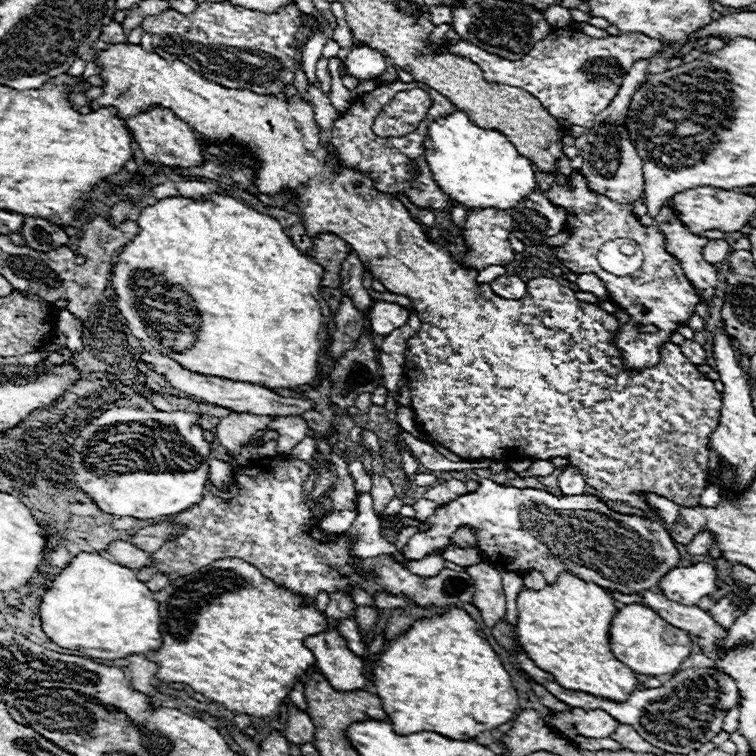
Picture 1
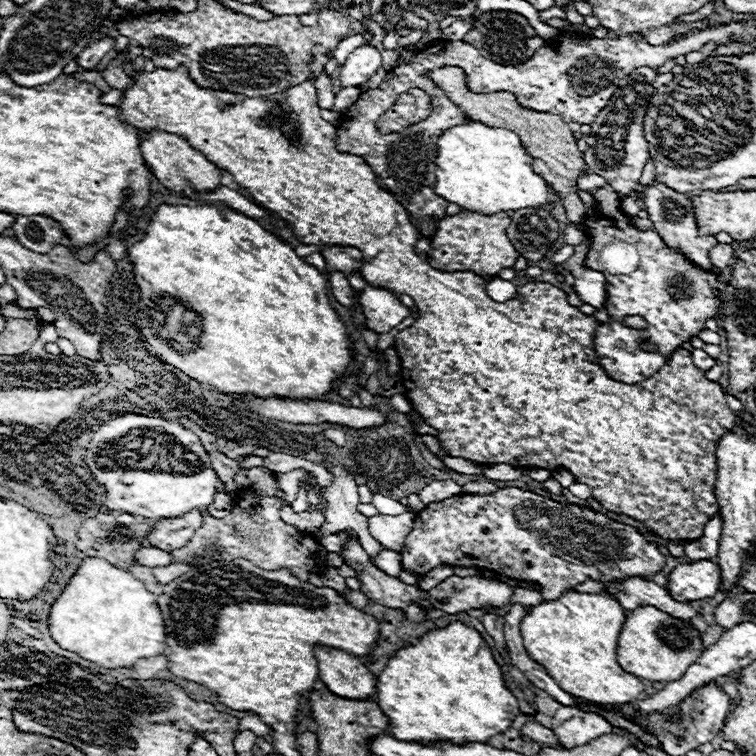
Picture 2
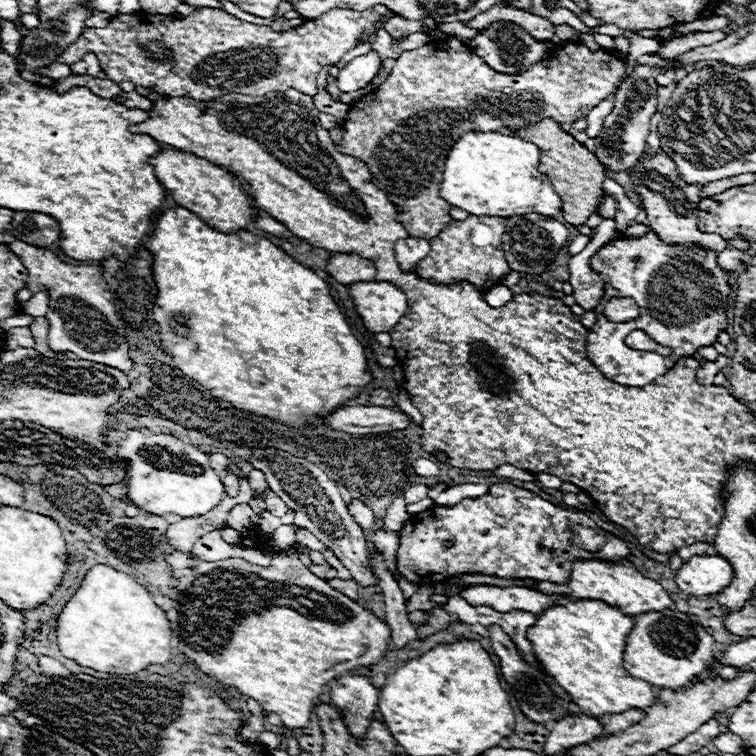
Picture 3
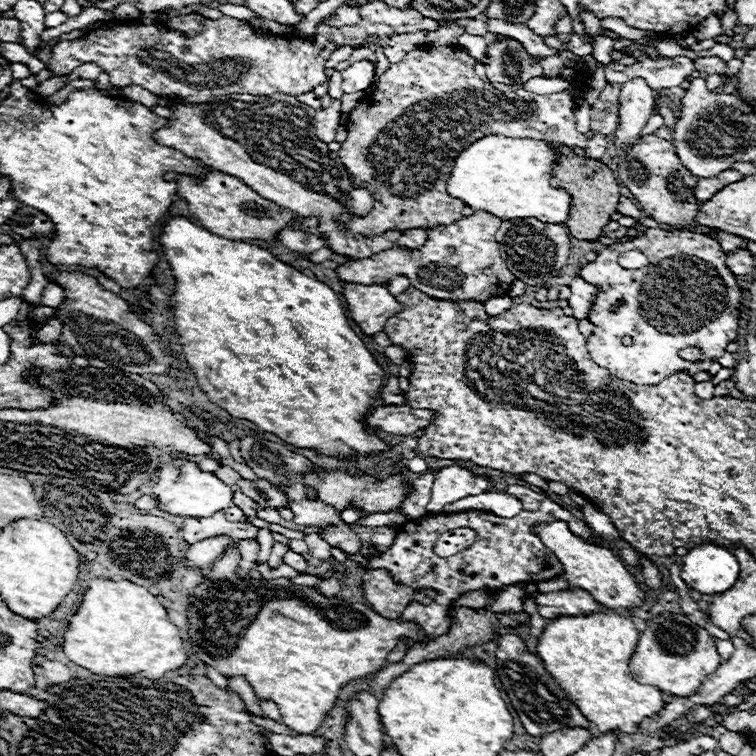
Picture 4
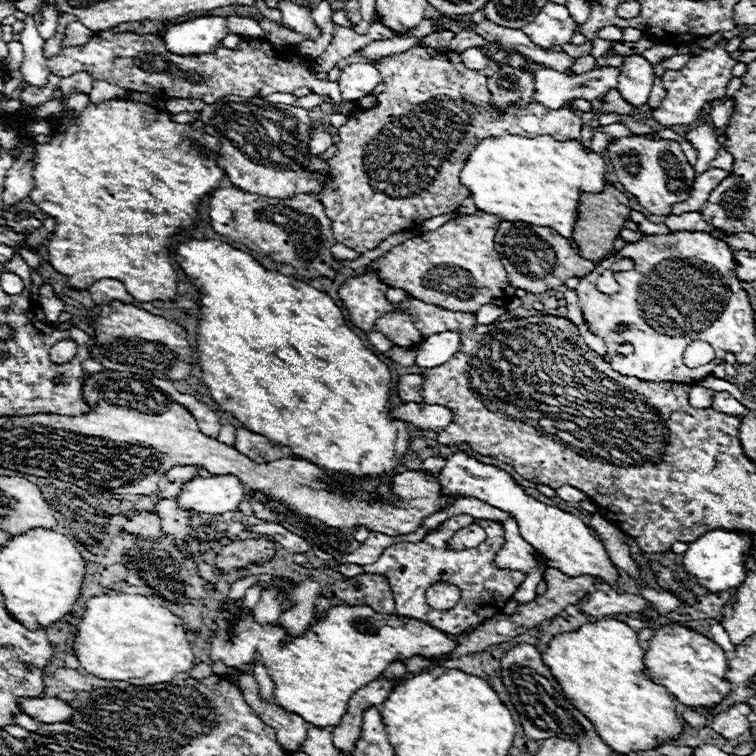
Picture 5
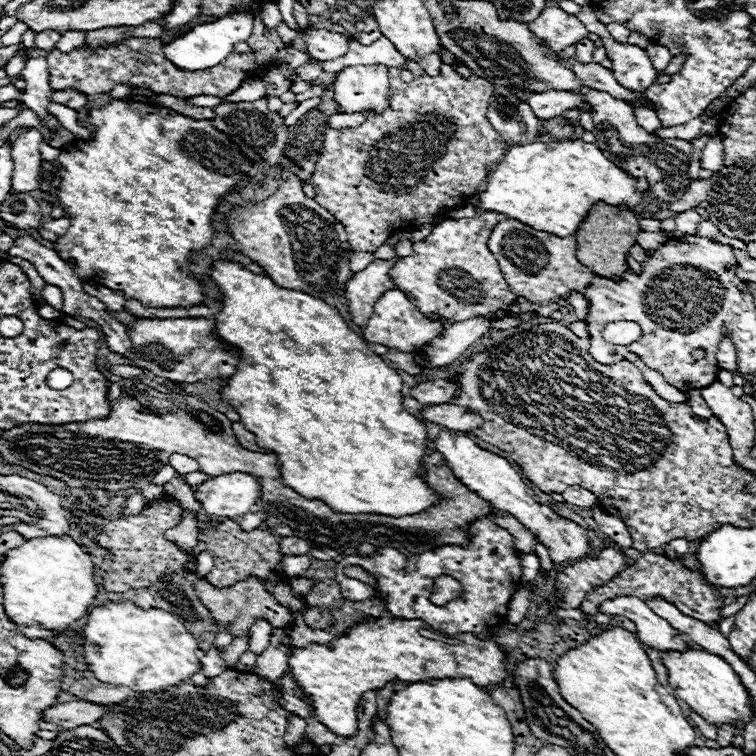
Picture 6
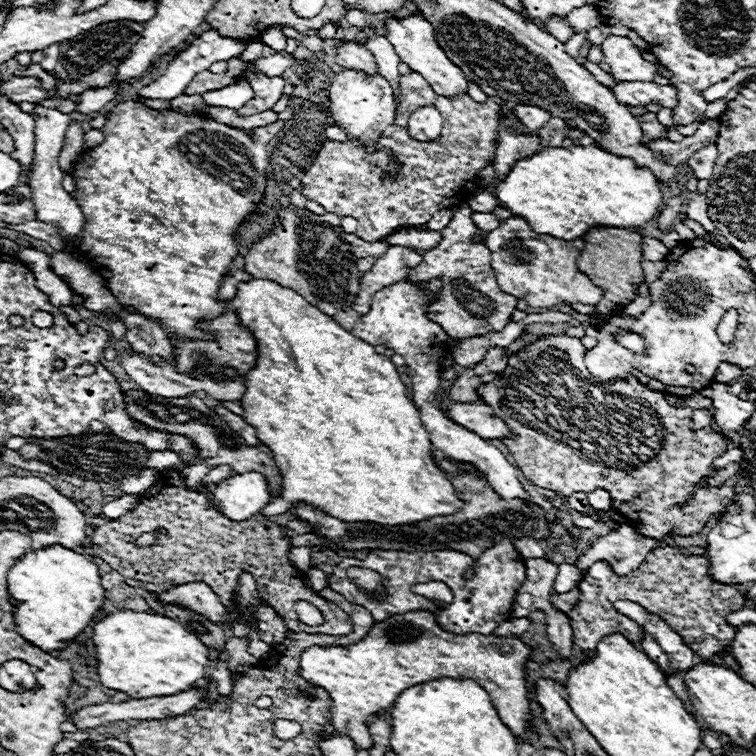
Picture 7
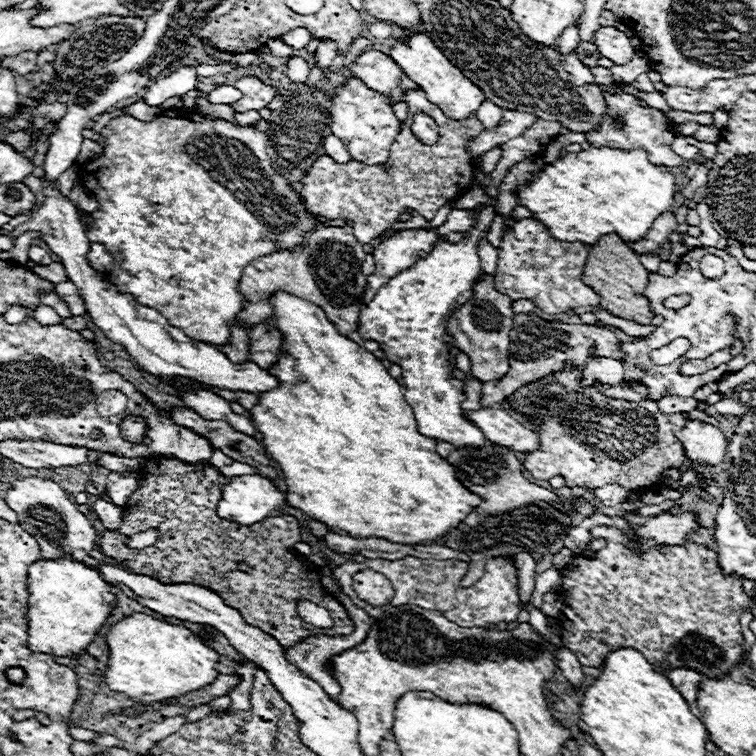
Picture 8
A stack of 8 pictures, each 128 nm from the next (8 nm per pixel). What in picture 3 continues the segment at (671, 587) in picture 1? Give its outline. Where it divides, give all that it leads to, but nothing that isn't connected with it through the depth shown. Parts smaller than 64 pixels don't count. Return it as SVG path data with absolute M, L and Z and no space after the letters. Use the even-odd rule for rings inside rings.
M694 556L676 572L674 580L684 596L712 596L730 584L732 566L722 556Z

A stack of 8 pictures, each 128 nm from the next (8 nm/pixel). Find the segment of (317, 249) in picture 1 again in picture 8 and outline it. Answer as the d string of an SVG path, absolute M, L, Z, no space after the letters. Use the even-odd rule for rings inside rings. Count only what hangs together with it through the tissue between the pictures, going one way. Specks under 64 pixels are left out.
M482 274L482 278L472 288L472 298L462 304L448 320L448 334L454 338L456 348L466 352L472 362L472 376L478 380L498 380L502 378L508 366L508 344L510 344L510 330L512 330L512 298L500 294L494 288L494 278Z

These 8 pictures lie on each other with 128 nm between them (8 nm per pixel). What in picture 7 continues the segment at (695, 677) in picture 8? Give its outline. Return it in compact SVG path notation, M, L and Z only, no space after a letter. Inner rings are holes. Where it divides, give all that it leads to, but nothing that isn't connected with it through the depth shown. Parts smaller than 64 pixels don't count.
M618 600L614 608L632 618L644 630L640 648L664 670L664 672L684 672L698 662L698 656L684 644L682 636L670 628L660 616L646 612L640 604L630 600Z

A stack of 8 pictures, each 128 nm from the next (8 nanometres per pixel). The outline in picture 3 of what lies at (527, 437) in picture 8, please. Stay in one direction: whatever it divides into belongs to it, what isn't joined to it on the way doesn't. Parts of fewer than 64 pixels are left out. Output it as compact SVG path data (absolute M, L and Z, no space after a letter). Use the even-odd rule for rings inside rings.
M340 406L322 420L324 426L348 434L382 434L404 430L410 422L410 416L404 412L384 406Z

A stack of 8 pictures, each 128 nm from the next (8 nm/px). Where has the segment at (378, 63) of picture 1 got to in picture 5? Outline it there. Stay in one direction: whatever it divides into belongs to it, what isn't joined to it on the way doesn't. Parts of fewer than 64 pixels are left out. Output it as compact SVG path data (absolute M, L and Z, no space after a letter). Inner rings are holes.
M356 62L356 64L342 68L338 86L340 86L344 100L358 100L358 98L368 96L378 82L382 82L382 78L374 64Z

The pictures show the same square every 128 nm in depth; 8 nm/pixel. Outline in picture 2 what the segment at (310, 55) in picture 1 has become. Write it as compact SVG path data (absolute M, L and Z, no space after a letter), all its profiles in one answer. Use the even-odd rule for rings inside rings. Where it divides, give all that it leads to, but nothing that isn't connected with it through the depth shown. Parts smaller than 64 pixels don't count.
M182 64L176 70L166 70L166 68L156 68L154 72L132 70L130 86L126 90L122 90L122 94L124 94L124 98L120 104L116 104L116 108L118 108L118 114L122 116L122 120L126 124L136 126L140 130L164 128L168 132L176 132L176 134L184 136L196 150L200 150L218 168L228 170L234 176L236 184L250 192L254 202L262 204L266 210L272 210L272 212L280 214L286 222L290 222L296 238L302 244L316 244L316 246L338 244L338 246L358 248L362 252L362 262L364 262L362 276L364 276L364 280L368 280L368 284L374 284L374 286L398 292L398 294L408 294L414 300L416 308L420 310L420 316L410 328L398 332L396 342L394 342L398 356L400 356L400 366L402 366L400 376L402 376L404 388L408 390L406 398L412 402L412 406L418 410L418 414L424 418L424 422L428 426L436 428L438 438L442 440L442 444L446 444L446 448L450 450L450 456L464 458L464 460L470 460L474 464L484 464L484 466L510 464L514 468L526 468L526 466L544 468L544 470L566 468L574 474L576 482L592 488L594 498L606 510L614 510L618 514L626 514L634 520L644 522L652 530L652 534L656 534L660 538L668 538L668 540L696 540L702 536L706 522L718 512L718 504L716 504L716 496L714 496L716 440L726 430L732 430L736 426L736 414L728 408L724 394L722 394L722 386L708 380L704 376L704 372L700 372L692 364L692 356L688 350L684 350L684 348L674 350L670 360L662 366L662 372L656 372L652 378L648 378L640 384L624 384L624 382L610 378L596 358L594 334L596 334L596 328L600 326L600 322L594 316L580 312L576 306L570 306L568 294L564 290L560 290L548 282L528 282L526 286L520 288L520 296L500 304L500 302L494 302L486 294L486 280L482 276L476 276L474 272L442 272L442 270L432 268L428 262L428 256L416 252L416 242L418 242L420 234L414 228L414 224L410 222L408 210L404 210L402 204L390 192L382 190L374 182L374 174L368 168L368 164L364 164L364 160L360 160L358 156L342 154L336 150L336 146L334 146L336 128L320 116L314 80L298 84L296 88L288 88L288 92L278 92L276 96L248 98L248 96L240 96L234 92L220 92L220 90L196 86L196 82L192 82L192 78L188 76L188 68Z

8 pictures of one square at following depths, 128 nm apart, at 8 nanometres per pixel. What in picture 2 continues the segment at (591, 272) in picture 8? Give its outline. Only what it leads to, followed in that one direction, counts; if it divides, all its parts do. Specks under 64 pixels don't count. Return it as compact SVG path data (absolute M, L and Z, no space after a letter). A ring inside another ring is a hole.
M442 66L442 68L436 68L436 70L428 72L428 78L438 88L442 88L446 92L446 96L466 112L466 116L470 120L480 120L482 124L488 124L492 128L510 128L512 132L516 132L520 136L522 146L528 150L528 154L532 158L542 160L542 162L534 162L534 168L562 196L568 220L570 222L580 222L586 216L586 206L582 204L582 200L576 194L576 178L578 178L578 174L584 172L582 152L578 152L576 140L574 140L568 124L560 116L524 108L524 106L520 106L516 102L516 96L512 92L474 94L474 92L468 90L466 74L458 66Z

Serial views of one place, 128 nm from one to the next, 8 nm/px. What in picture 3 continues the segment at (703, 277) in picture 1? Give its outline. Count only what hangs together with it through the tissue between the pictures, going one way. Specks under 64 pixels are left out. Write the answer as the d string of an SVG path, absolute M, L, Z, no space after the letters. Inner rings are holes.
M656 154L654 158L640 158L640 164L632 168L630 180L636 186L636 192L640 194L644 202L644 210L648 214L650 228L668 244L696 244L700 248L708 248L714 252L724 250L728 244L722 236L712 236L704 234L698 230L698 216L696 208L700 204L700 188L696 184L684 184L676 172L676 166L668 156ZM698 198L698 200L696 200Z

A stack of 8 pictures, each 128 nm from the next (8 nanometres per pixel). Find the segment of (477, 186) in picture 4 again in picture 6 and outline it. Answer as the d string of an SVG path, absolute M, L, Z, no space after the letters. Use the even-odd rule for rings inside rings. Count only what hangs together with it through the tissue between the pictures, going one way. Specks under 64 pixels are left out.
M580 138L566 142L532 142L524 146L510 146L502 162L488 172L486 190L480 194L480 208L504 214L506 218L518 220L554 236L572 236L594 202L604 200L606 204L632 210L632 206L642 200L646 186L646 180L630 178L624 170L616 168L610 160L606 160L596 144L586 144Z

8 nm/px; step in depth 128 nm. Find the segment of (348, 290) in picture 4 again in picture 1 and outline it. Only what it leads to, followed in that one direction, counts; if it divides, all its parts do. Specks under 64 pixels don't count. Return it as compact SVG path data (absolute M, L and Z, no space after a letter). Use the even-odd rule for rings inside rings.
M378 300L370 314L370 328L374 334L380 334L380 336L388 336L392 330L396 328L402 328L408 318L410 318L410 312L398 304L392 304L392 302L384 302L384 300Z

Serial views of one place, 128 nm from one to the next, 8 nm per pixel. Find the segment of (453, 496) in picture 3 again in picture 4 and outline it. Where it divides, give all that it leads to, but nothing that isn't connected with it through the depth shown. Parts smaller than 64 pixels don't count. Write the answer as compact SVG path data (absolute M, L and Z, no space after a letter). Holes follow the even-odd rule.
M484 492L484 494L474 494L468 496L460 502L450 502L448 506L444 506L444 512L460 512L460 510L490 510L496 512L498 516L516 516L520 512L520 502L504 492Z

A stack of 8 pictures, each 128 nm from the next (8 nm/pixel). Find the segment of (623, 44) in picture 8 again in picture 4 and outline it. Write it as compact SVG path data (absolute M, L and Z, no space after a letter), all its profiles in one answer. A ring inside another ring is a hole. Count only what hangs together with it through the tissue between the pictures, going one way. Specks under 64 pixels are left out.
M634 78L622 84L620 90L620 114L614 130L614 148L630 150L654 112L654 90L644 78Z

